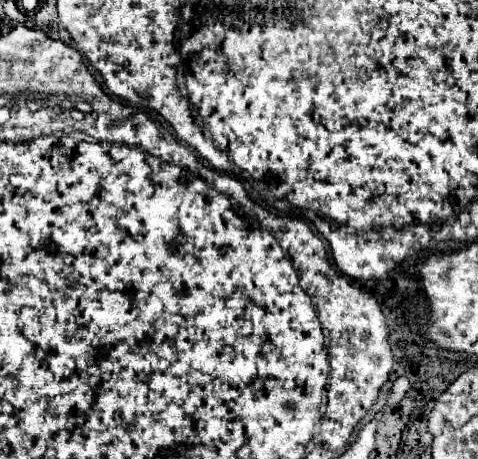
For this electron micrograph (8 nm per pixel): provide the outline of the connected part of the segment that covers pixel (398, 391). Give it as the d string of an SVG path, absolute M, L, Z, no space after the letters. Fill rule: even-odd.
M398 377L396 383L394 383L394 387L392 387L392 393L390 393L390 397L388 397L388 405L390 405L390 407L398 405L398 401L406 395L408 389L410 389L410 381L408 381L406 377Z

